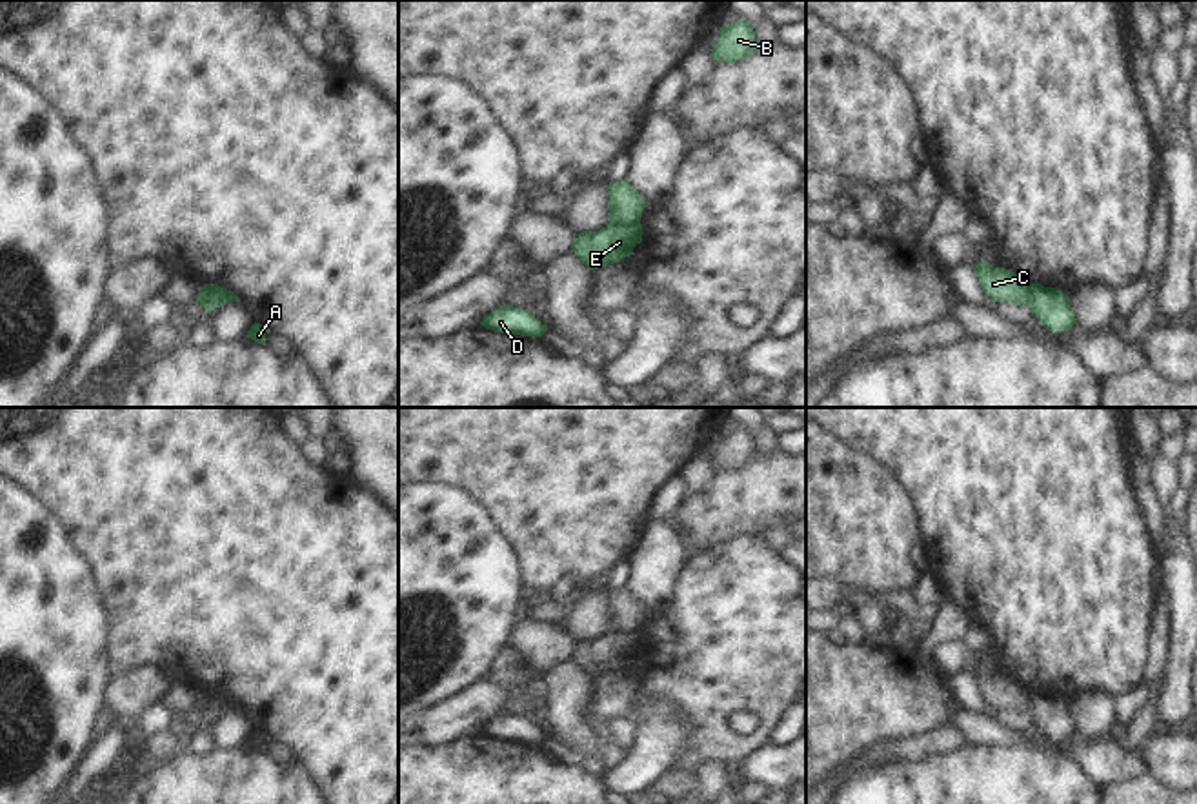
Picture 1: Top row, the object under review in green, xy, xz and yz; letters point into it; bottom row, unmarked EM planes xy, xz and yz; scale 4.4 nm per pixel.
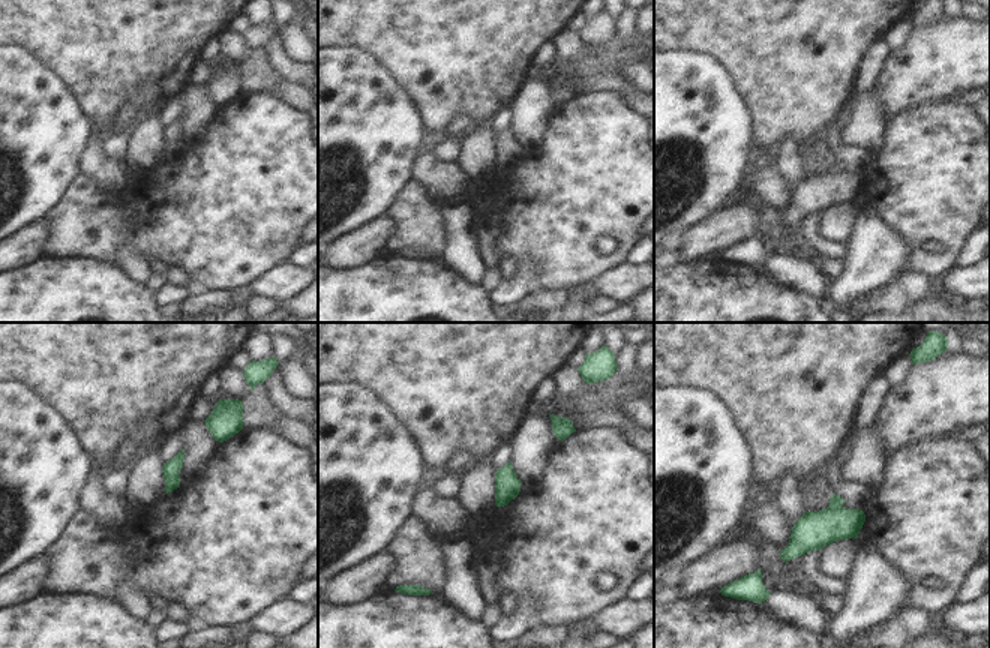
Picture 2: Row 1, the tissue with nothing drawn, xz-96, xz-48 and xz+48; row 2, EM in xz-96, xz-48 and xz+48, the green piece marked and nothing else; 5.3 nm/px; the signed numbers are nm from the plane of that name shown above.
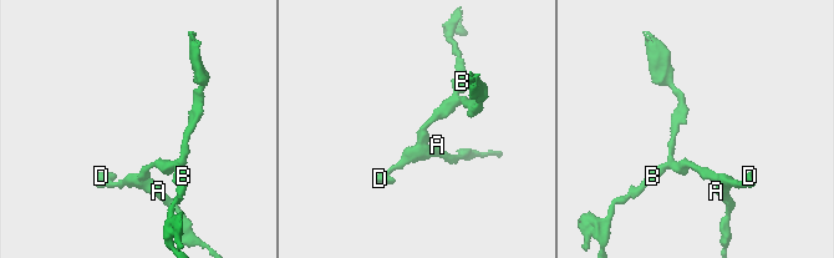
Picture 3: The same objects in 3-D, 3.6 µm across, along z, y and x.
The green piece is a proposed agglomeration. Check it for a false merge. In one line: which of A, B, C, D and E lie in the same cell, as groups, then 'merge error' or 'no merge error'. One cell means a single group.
A D E / B C; merge error

